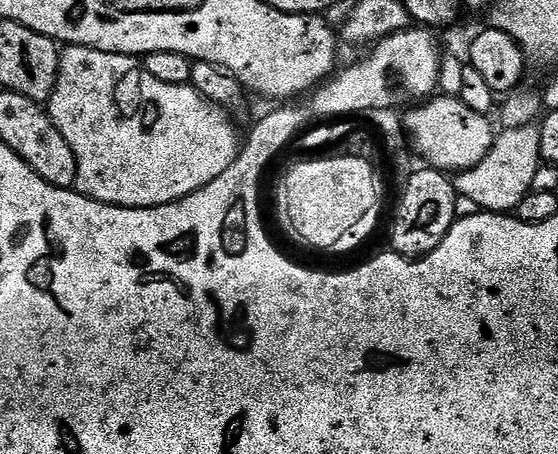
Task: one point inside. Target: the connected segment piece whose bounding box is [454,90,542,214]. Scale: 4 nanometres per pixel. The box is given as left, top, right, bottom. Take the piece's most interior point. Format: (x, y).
(498, 184)

